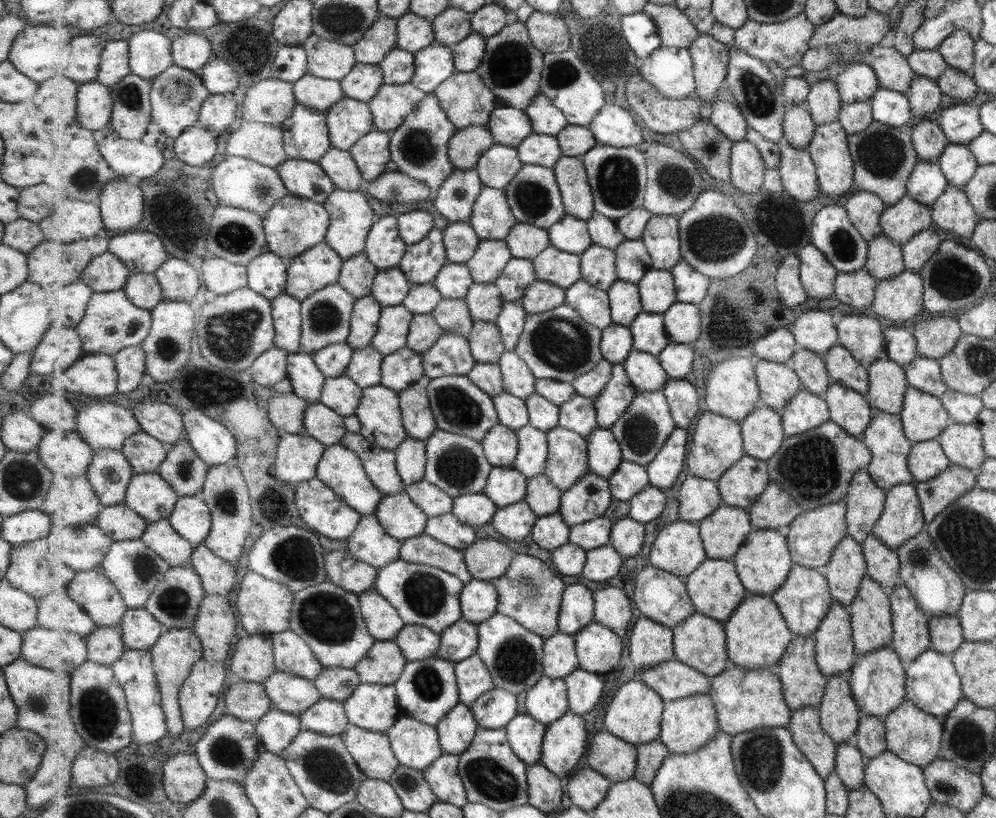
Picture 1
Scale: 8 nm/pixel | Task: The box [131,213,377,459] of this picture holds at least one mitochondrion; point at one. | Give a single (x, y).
(229, 337)

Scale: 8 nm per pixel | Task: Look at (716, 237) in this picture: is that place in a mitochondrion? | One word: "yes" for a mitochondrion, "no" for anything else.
yes

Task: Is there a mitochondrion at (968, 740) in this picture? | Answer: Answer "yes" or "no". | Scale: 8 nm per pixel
yes

